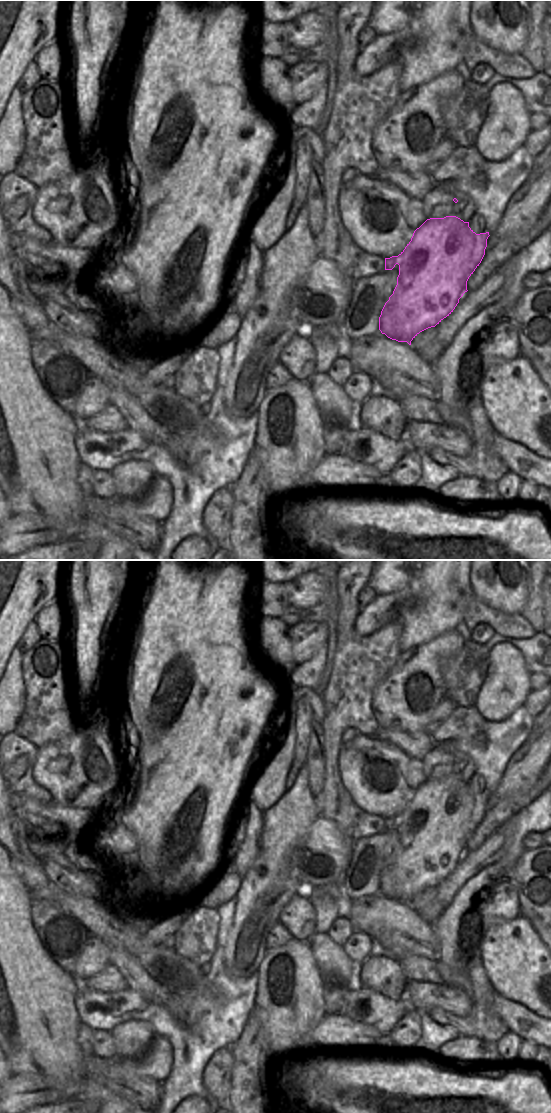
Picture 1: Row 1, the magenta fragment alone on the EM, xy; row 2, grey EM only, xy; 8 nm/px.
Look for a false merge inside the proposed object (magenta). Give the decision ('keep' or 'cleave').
cleave

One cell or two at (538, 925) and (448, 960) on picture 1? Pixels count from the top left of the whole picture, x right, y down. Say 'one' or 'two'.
two

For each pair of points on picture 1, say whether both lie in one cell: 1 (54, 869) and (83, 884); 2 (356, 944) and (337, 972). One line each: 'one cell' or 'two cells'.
1: one cell
2: two cells

